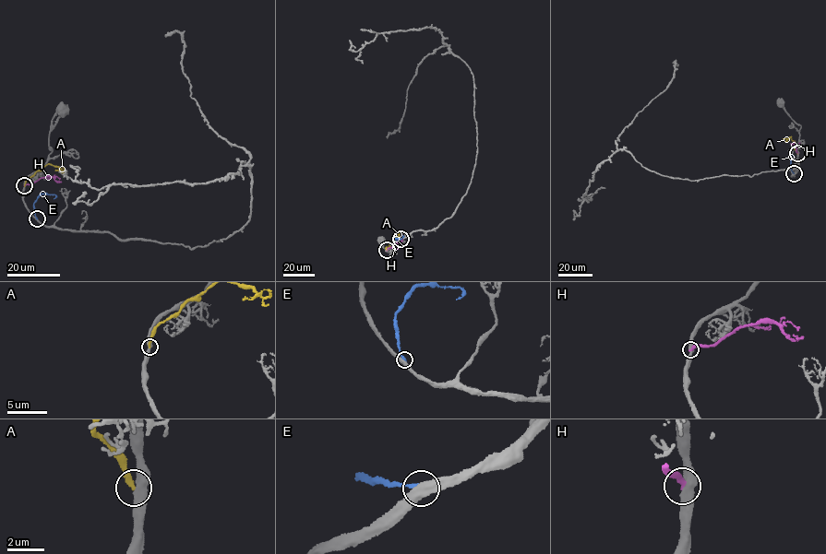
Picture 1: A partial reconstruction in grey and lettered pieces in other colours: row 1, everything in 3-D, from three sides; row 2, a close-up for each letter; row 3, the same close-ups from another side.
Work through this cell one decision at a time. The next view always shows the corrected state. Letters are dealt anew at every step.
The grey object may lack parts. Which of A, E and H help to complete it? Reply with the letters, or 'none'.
A

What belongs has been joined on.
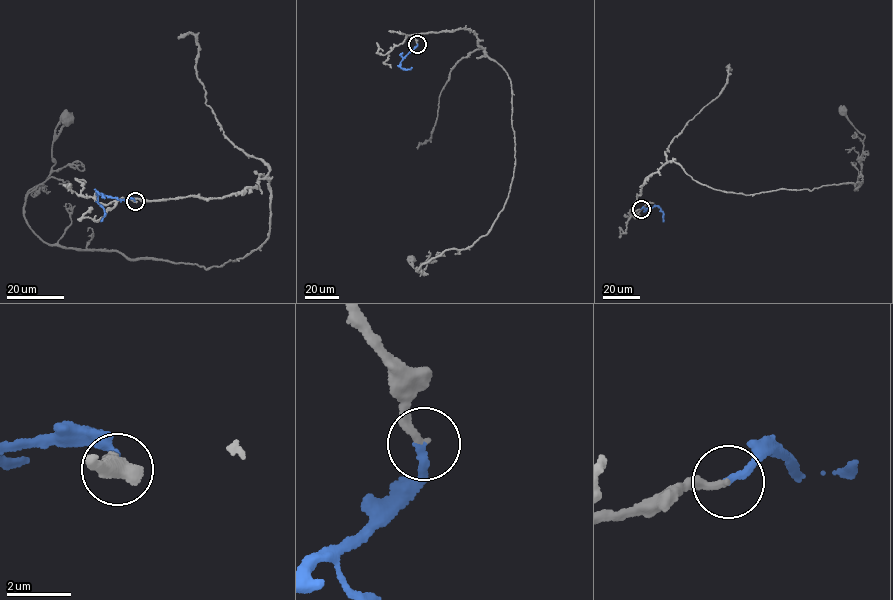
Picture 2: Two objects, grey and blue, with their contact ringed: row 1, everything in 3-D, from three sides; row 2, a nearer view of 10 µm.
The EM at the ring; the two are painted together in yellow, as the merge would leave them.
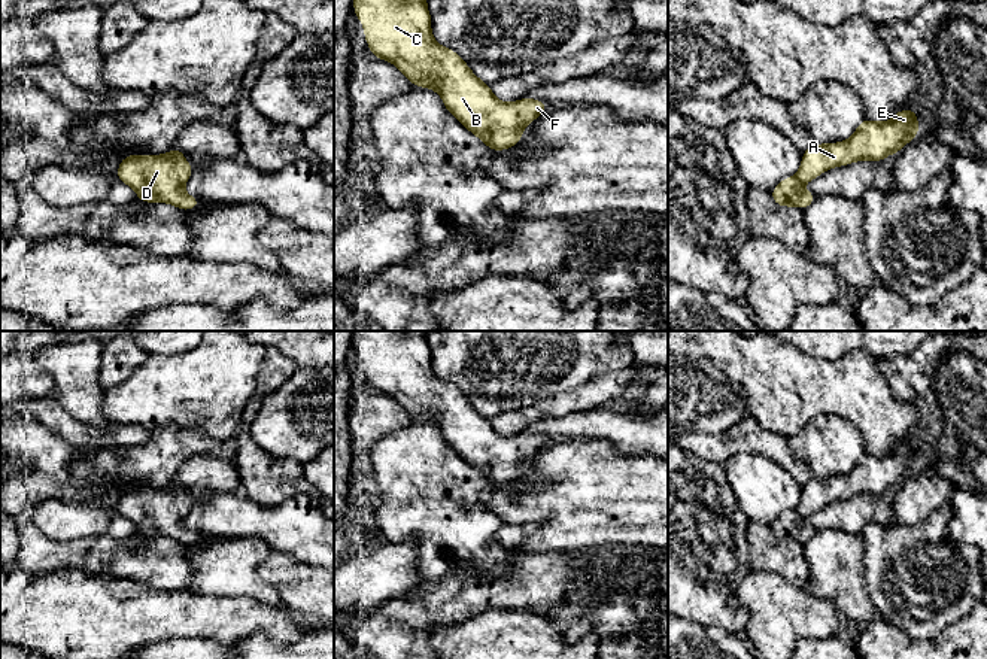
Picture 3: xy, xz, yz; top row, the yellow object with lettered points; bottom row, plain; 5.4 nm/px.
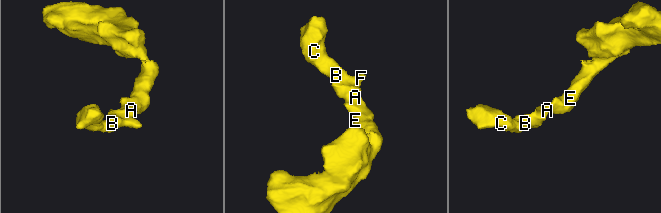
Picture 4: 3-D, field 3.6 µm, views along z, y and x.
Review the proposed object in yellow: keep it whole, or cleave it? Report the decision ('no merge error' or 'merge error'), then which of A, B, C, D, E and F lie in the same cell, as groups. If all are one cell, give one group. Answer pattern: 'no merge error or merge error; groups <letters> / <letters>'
no merge error; groups A B C D E F

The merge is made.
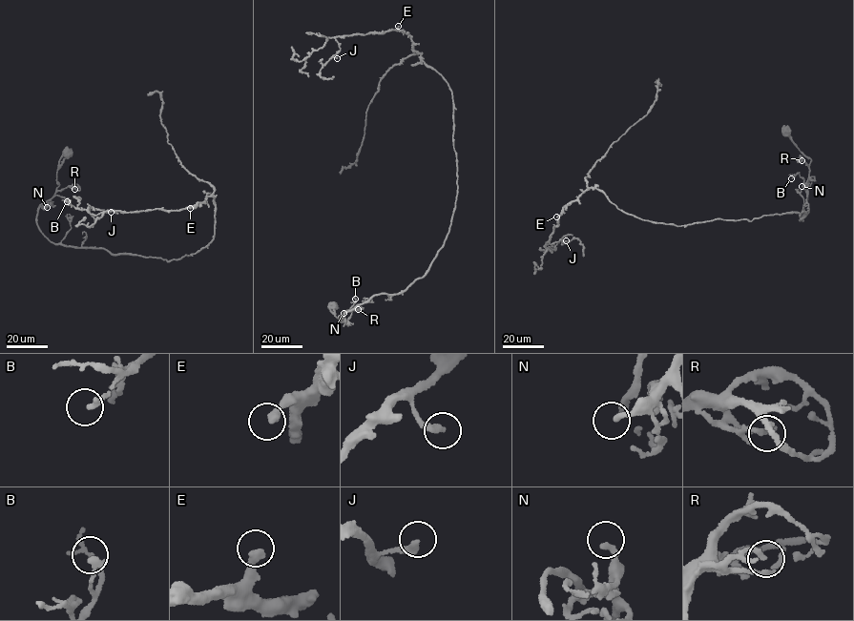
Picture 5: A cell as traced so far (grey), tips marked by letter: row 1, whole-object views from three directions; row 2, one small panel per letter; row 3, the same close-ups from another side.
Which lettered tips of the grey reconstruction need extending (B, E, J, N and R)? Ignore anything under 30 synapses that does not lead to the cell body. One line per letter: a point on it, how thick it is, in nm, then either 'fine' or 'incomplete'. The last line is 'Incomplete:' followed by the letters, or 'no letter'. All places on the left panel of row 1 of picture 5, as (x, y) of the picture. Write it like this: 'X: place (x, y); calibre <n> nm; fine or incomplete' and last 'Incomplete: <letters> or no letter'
B: place (67, 201); calibre 240 nm; fine
E: place (190, 208); calibre 340 nm; fine
J: place (111, 212); calibre 280 nm; fine
N: place (47, 207); calibre 240 nm; fine
R: place (74, 189); calibre 190 nm; fine
Incomplete: no letter

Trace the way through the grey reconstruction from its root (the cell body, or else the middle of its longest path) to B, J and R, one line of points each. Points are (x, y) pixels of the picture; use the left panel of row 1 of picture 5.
B: (68, 153), (57, 171), (59, 186), (55, 194), (45, 203), (55, 196), (62, 196), (67, 201)
J: (68, 153), (38, 209), (51, 241), (168, 261), (214, 238), (214, 196), (178, 210), (111, 212)
R: (68, 153), (57, 171), (56, 190), (69, 186), (74, 189)

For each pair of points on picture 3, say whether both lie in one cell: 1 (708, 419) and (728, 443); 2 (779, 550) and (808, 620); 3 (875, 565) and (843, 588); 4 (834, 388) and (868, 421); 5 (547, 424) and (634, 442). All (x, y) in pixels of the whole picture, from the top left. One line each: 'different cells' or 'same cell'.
1: different cells
2: different cells
3: different cells
4: same cell
5: same cell

